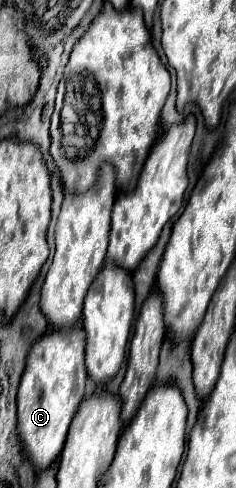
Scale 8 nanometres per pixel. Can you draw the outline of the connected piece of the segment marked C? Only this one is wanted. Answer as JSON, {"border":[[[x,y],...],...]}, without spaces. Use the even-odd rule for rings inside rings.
{"border":[[[80,323],[66,331],[50,331],[40,337],[28,351],[26,369],[18,387],[18,439],[32,465],[42,471],[60,455],[68,425],[84,397],[84,329]]]}

